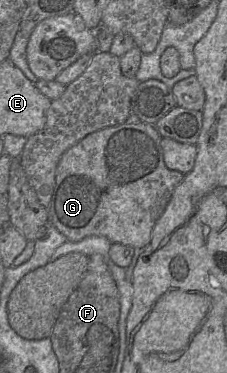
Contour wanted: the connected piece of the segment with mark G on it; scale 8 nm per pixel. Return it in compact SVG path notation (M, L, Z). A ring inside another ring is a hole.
M132 122L93 132L69 148L57 165L54 193L48 207L49 222L72 242L97 235L134 249L146 247L157 220L185 176L166 166L161 139L154 125Z

